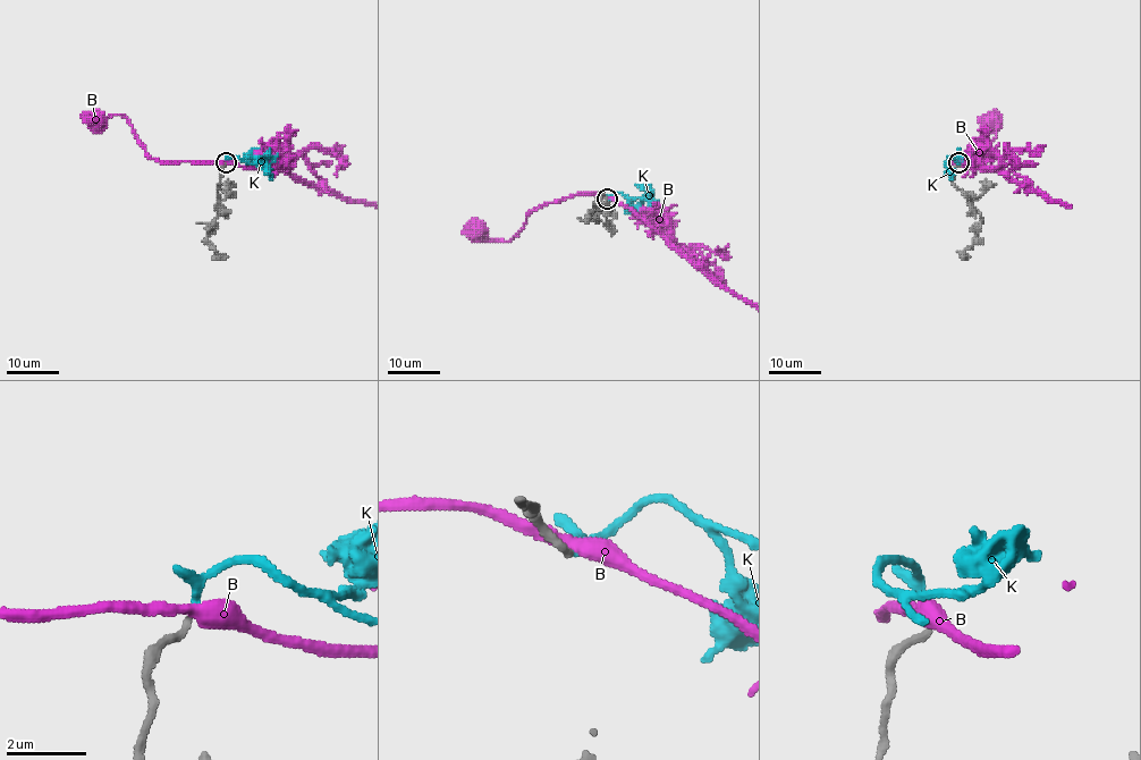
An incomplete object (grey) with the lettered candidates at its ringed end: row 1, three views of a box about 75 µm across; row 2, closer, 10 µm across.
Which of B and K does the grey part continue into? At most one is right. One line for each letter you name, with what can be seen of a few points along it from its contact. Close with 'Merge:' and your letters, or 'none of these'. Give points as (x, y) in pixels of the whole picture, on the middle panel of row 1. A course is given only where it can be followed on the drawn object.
K: Its course: (607, 199), (622, 193), (640, 197), (645, 193), (640, 187), (647, 187), (652, 193)
Merge: K

